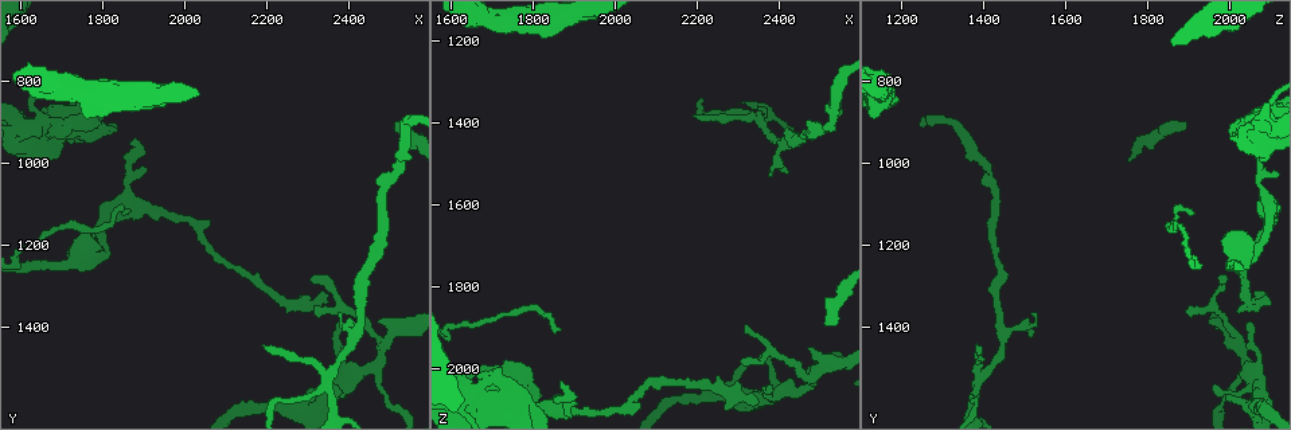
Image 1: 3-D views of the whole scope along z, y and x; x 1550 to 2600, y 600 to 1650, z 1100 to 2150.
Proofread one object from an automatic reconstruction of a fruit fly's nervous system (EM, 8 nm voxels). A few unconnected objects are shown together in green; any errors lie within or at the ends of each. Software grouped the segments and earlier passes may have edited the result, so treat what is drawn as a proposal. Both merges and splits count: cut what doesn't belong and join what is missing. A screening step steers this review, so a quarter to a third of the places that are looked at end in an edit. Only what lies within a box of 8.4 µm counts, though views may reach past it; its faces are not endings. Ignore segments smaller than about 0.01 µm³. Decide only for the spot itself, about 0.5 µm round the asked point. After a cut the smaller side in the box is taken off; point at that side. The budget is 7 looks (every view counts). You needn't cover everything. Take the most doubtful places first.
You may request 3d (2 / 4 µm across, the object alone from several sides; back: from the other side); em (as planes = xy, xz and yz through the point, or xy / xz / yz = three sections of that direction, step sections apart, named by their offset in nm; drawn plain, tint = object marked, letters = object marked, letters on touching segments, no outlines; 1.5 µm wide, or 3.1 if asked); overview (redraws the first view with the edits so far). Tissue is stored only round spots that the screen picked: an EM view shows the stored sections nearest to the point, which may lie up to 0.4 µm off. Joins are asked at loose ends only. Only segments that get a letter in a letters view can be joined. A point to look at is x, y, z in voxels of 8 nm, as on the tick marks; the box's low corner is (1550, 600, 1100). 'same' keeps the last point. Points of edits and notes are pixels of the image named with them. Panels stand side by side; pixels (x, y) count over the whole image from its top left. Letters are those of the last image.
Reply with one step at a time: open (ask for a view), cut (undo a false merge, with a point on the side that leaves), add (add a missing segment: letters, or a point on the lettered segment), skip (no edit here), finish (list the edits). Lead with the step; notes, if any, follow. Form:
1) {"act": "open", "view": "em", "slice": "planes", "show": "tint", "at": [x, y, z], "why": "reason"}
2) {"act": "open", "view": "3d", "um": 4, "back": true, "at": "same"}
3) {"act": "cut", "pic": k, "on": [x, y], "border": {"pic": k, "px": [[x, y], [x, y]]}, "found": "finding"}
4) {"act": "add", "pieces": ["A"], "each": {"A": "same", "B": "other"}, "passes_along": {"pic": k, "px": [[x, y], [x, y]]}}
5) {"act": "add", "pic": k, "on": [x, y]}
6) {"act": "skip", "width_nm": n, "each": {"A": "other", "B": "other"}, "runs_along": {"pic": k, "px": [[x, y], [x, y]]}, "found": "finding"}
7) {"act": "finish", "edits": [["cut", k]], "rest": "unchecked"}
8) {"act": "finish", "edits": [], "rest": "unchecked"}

{"act": "open", "view": "em", "slice": "planes", "show": "tint", "at": [2340, 1335, 2090], "why": "an open end"}

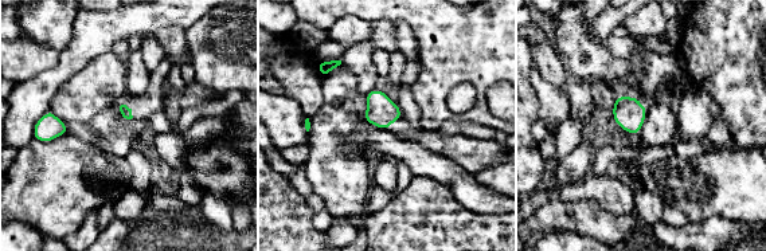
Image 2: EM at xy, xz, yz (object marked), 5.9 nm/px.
{"act": "open", "view": "em", "slice": "planes", "show": "letters", "at": "same", "why": "see the neighbours"}

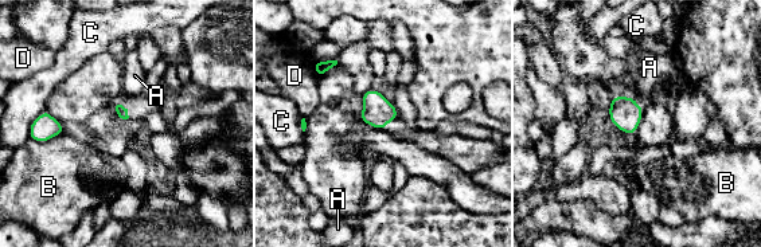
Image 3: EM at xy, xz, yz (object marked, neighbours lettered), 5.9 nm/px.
{"act": "skip", "each": {"A": "other", "B": "other", "C": "other", "D": "other"}, "border": {"pic": 3, "px": [[616, 94], [635, 100]]}, "found": "no lettered segment goes on from it"}

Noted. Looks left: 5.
{"act": "open", "view": "em", "slice": "planes", "show": "plain", "at": [2355, 1510, 1410], "why": "four or more arms meet"}

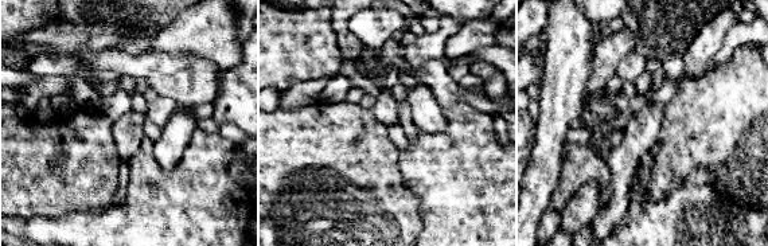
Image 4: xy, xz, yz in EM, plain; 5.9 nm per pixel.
{"act": "open", "view": "em", "slice": "planes", "show": "tint", "at": "same", "why": "with the object marked"}

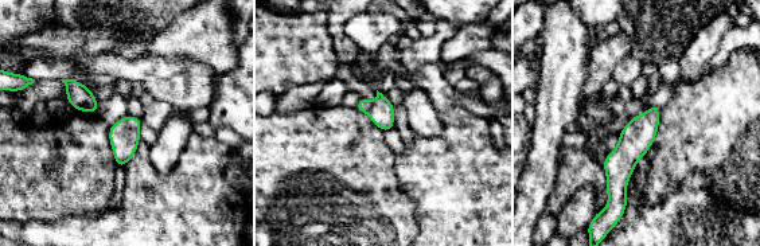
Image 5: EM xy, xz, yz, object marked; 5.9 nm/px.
{"act": "open", "view": "em", "slice": "planes", "show": "letters", "at": "same"}

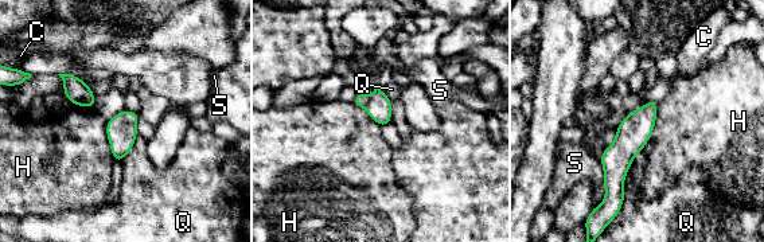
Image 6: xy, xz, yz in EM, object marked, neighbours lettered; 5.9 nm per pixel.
{"act": "cut", "pic": 6, "on": [361, 100], "each": {"C": "other", "H": "other", "Q": "other", "S": "other"}, "found": "a second cell is stuck on"}

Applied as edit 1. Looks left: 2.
{"act": "finish", "edits": [["cut", 6]], "rest": "unchecked"}

